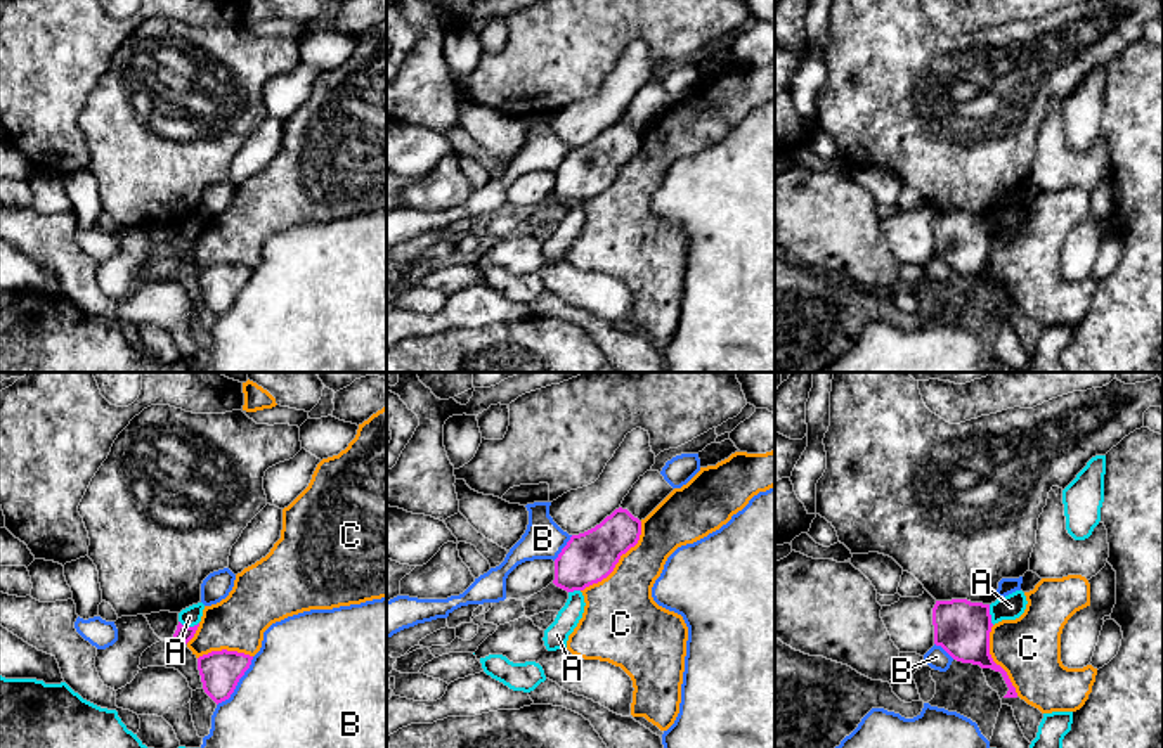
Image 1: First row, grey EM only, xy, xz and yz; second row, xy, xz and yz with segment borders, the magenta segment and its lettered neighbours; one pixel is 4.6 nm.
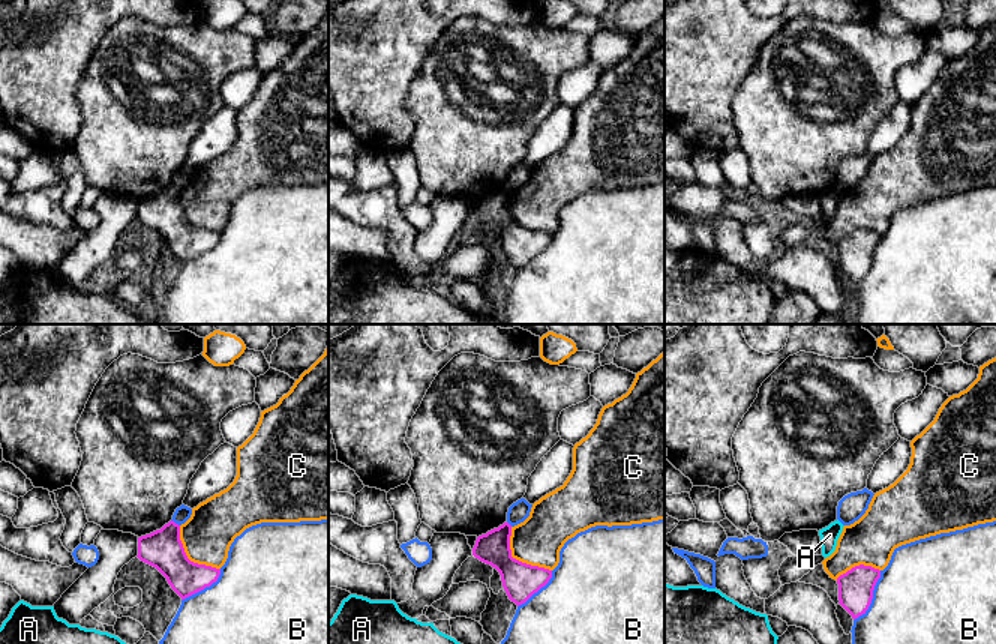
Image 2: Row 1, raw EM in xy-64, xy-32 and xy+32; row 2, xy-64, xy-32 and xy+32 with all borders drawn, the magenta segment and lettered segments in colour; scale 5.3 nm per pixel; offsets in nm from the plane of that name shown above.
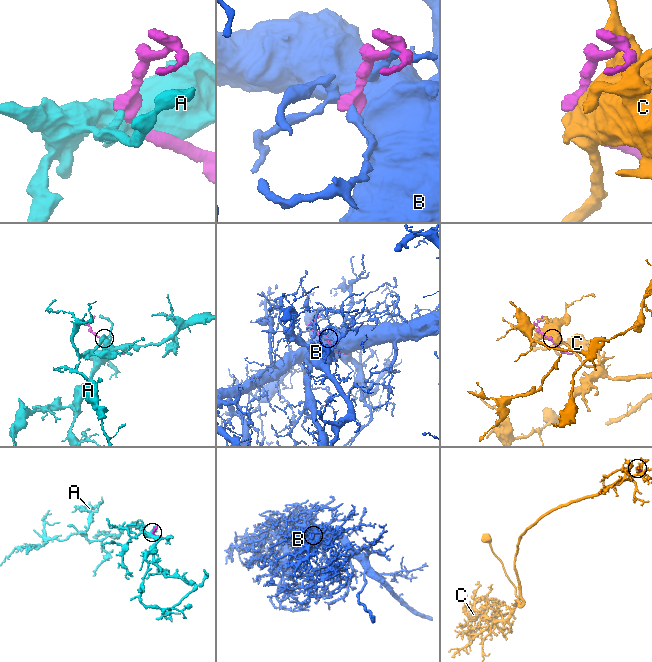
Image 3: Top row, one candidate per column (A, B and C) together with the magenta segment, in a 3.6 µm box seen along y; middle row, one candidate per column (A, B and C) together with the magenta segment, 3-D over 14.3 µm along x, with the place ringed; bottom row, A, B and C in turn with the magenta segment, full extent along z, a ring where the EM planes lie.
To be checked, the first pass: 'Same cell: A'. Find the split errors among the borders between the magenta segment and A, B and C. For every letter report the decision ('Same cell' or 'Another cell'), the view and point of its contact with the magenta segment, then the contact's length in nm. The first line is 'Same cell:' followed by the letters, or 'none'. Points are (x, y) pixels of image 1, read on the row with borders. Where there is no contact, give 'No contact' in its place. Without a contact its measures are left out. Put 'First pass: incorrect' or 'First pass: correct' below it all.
Same cell: none
A: Another cell. Touches magenta at xy (189, 627). Shared border 100 nm
B: Another cell. Touches magenta at xy (238, 681). Shared border 280 nm
C: Another cell. Touches magenta at xz (617, 561). Shared border 440 nm
First pass: incorrect

